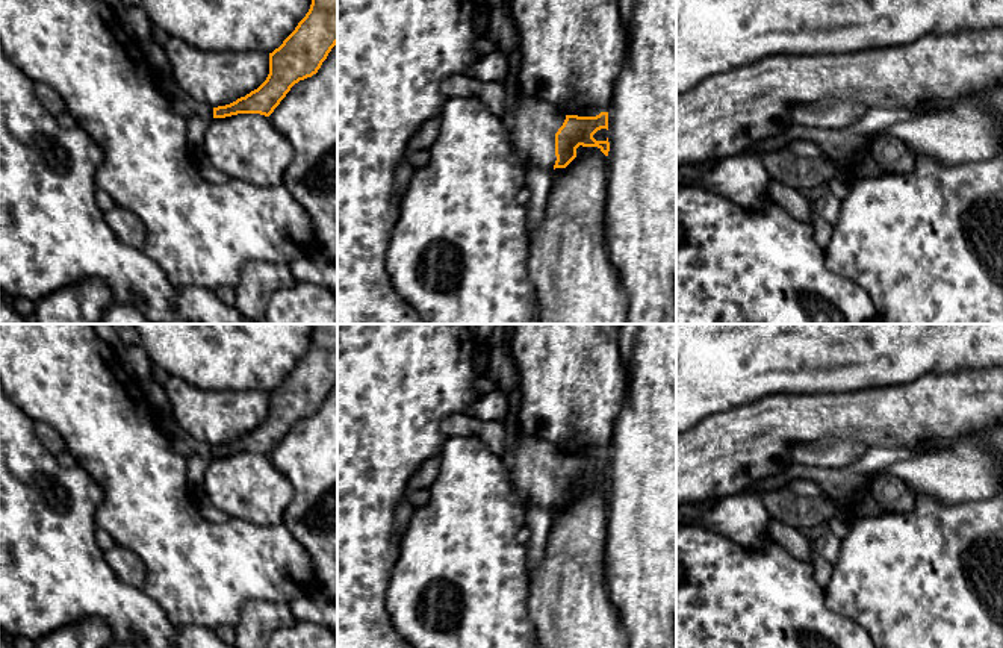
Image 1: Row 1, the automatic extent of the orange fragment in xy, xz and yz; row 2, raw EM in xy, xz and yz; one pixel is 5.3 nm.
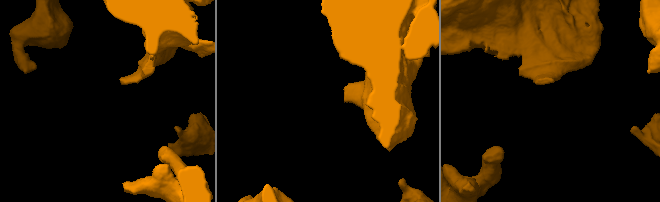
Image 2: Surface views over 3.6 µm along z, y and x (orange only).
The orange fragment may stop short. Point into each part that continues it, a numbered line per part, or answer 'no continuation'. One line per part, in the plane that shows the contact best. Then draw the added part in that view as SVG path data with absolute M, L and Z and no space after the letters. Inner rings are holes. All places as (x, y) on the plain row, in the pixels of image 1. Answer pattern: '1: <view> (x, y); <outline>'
1: xz (531, 464); M511 409L501 421L507 428L501 460L516 497L525 509L537 506L552 512L557 500L555 472L566 454L543 439L528 436Z

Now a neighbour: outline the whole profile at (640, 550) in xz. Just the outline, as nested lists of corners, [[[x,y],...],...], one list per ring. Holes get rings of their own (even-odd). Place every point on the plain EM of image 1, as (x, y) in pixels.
[[[617,324],[617,327],[620,356],[625,362],[629,382],[608,450],[607,587],[610,600],[619,610],[628,634],[628,648],[676,648],[676,324]]]

